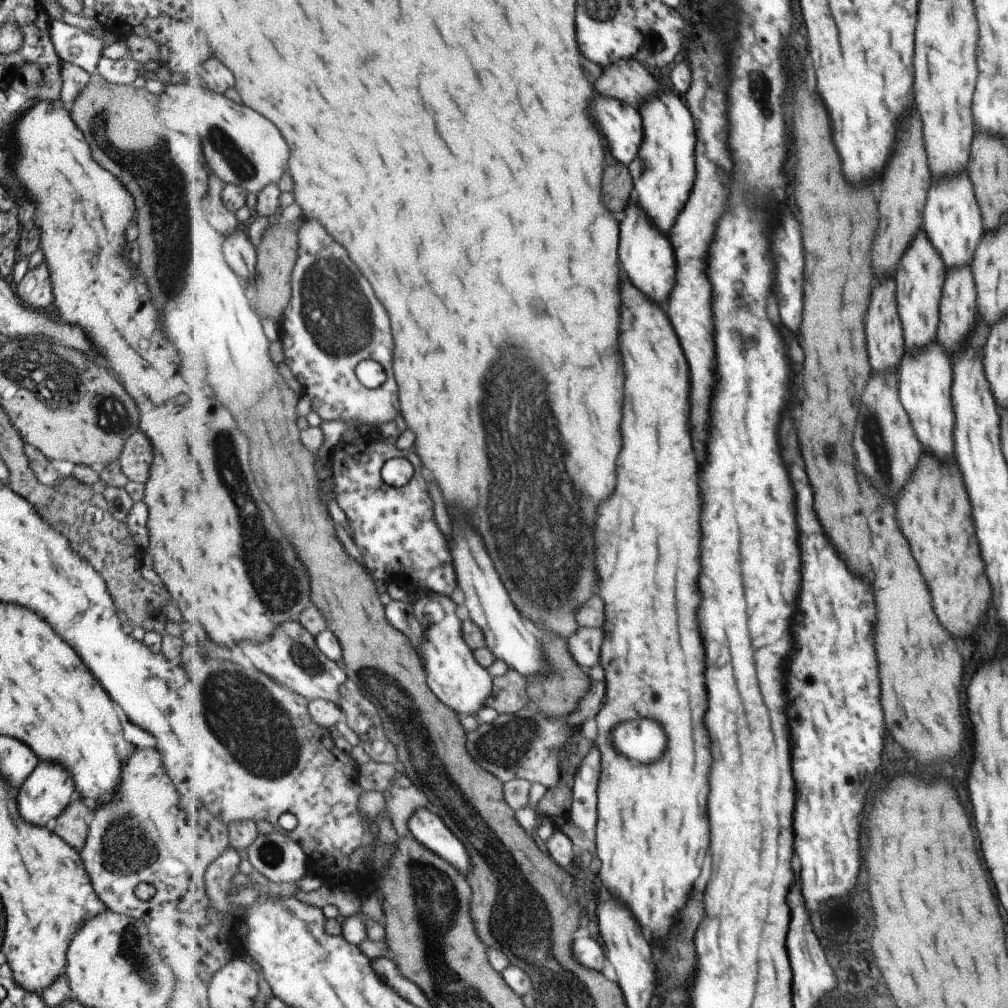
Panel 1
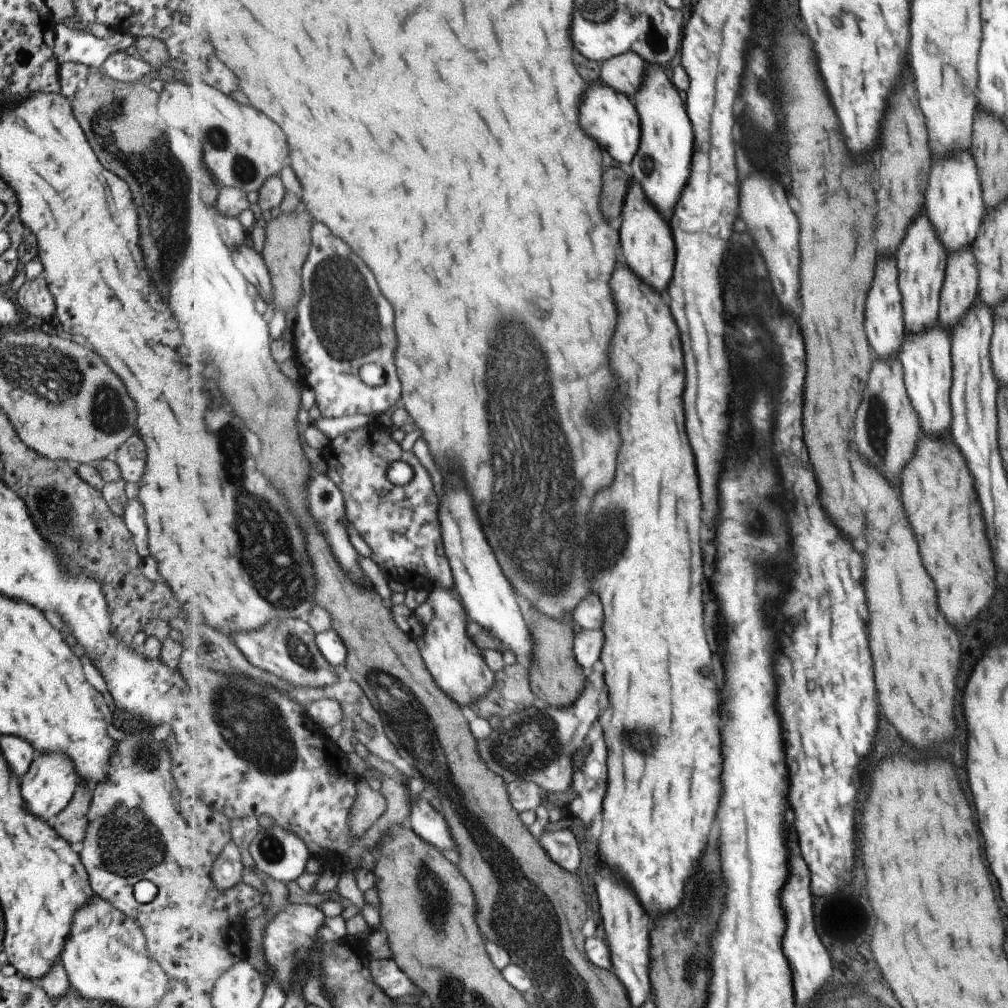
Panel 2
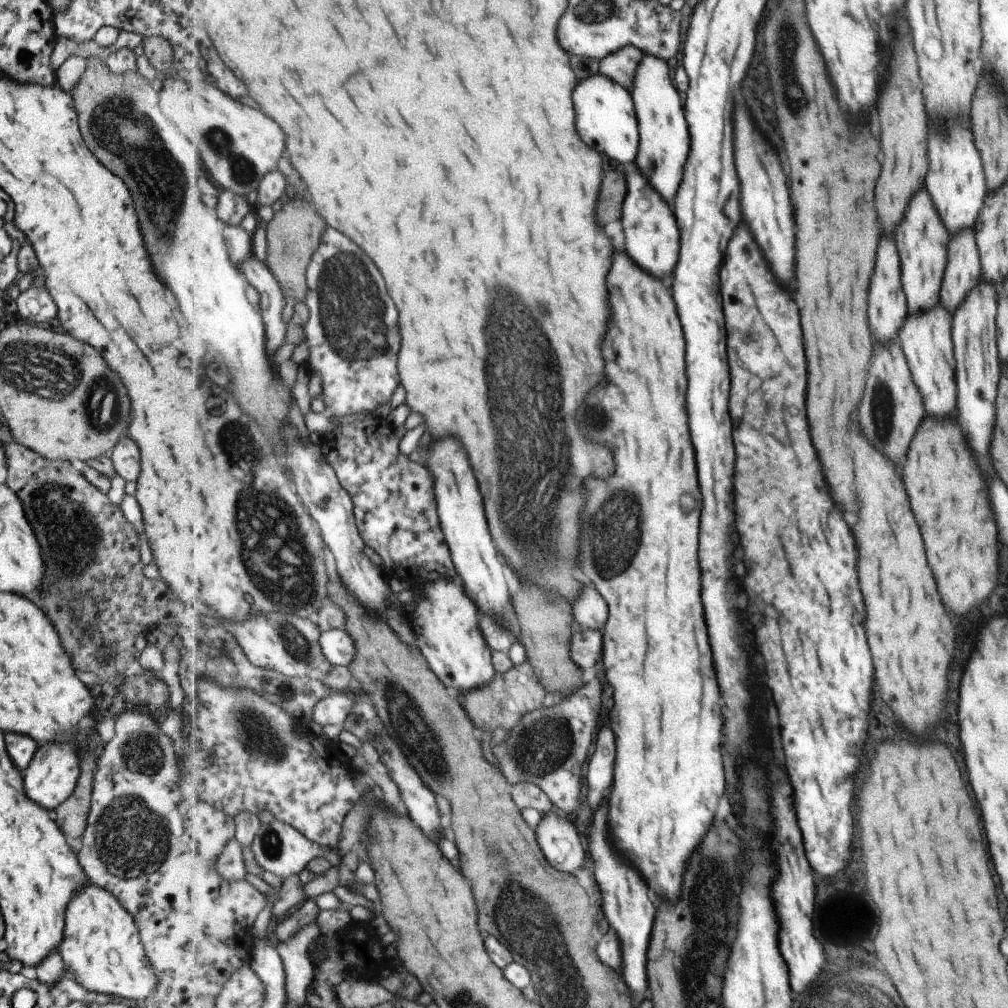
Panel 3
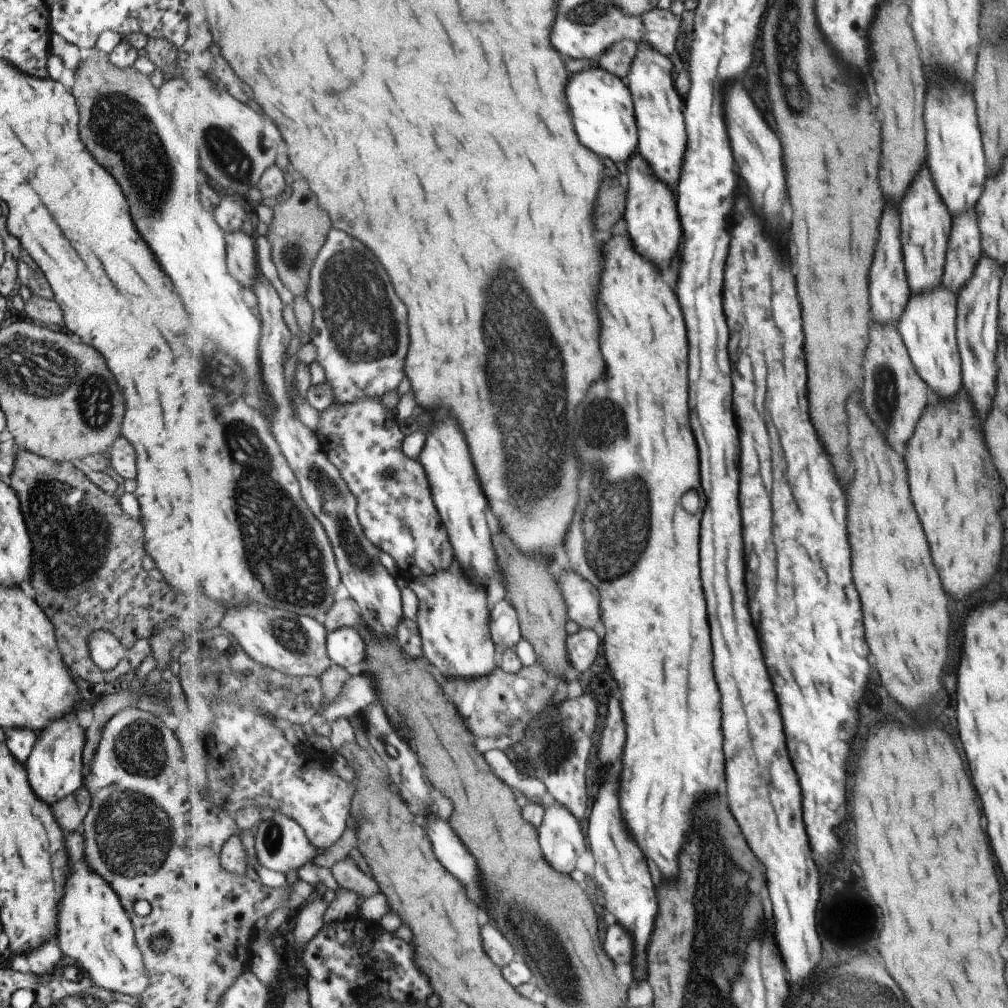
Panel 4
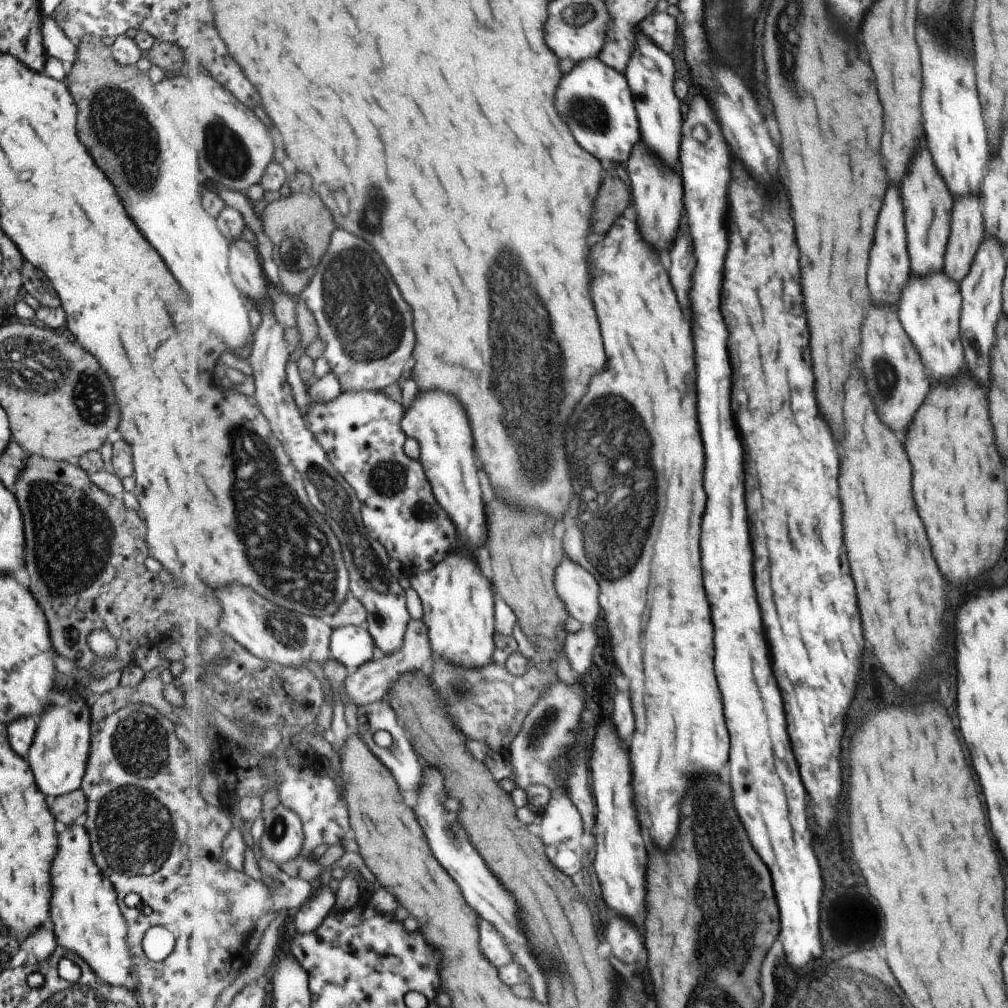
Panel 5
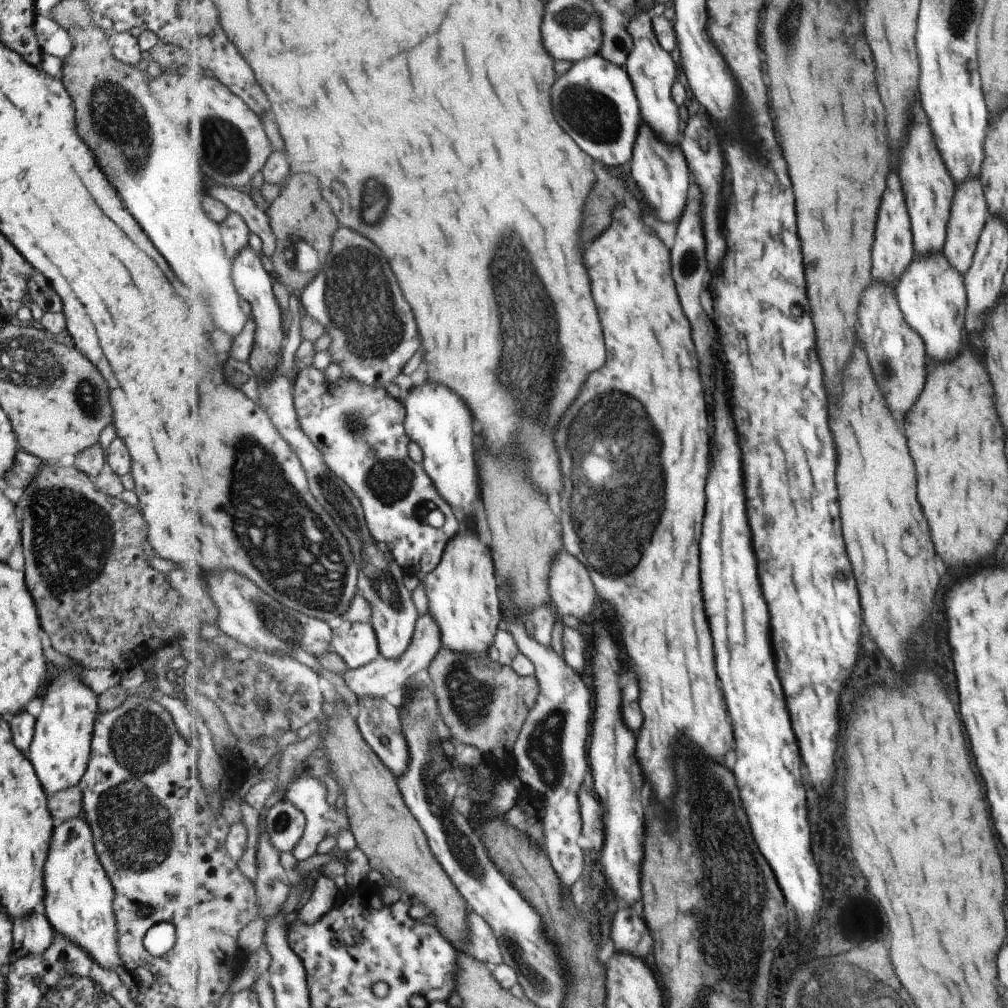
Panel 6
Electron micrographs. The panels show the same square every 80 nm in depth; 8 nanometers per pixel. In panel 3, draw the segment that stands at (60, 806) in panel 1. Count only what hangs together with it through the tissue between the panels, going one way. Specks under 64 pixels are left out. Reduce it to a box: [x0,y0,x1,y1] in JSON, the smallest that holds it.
[21,741,80,814]

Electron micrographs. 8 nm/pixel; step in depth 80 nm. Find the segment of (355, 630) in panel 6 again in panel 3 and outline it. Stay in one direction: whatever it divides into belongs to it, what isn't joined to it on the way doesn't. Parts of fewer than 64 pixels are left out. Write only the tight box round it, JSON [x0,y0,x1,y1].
[320,629,356,667]

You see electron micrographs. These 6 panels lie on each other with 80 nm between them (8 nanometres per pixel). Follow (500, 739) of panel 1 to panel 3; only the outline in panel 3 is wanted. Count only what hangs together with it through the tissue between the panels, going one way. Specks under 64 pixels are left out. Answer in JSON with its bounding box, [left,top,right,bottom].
[491,677,603,820]

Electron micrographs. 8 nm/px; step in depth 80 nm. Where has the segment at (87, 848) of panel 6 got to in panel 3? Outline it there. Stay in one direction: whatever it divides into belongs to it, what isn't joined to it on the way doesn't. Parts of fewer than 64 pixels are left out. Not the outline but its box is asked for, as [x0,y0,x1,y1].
[56,880,157,1006]

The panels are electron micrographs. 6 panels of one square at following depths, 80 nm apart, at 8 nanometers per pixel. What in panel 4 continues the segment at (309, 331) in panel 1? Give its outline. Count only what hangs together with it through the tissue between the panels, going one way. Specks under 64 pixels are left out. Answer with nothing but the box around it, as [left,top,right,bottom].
[307,230,409,403]

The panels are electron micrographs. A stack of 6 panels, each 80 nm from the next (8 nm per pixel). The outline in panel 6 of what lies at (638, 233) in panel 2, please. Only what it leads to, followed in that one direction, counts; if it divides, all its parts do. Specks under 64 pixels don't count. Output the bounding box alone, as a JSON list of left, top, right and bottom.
[630,120,691,222]

